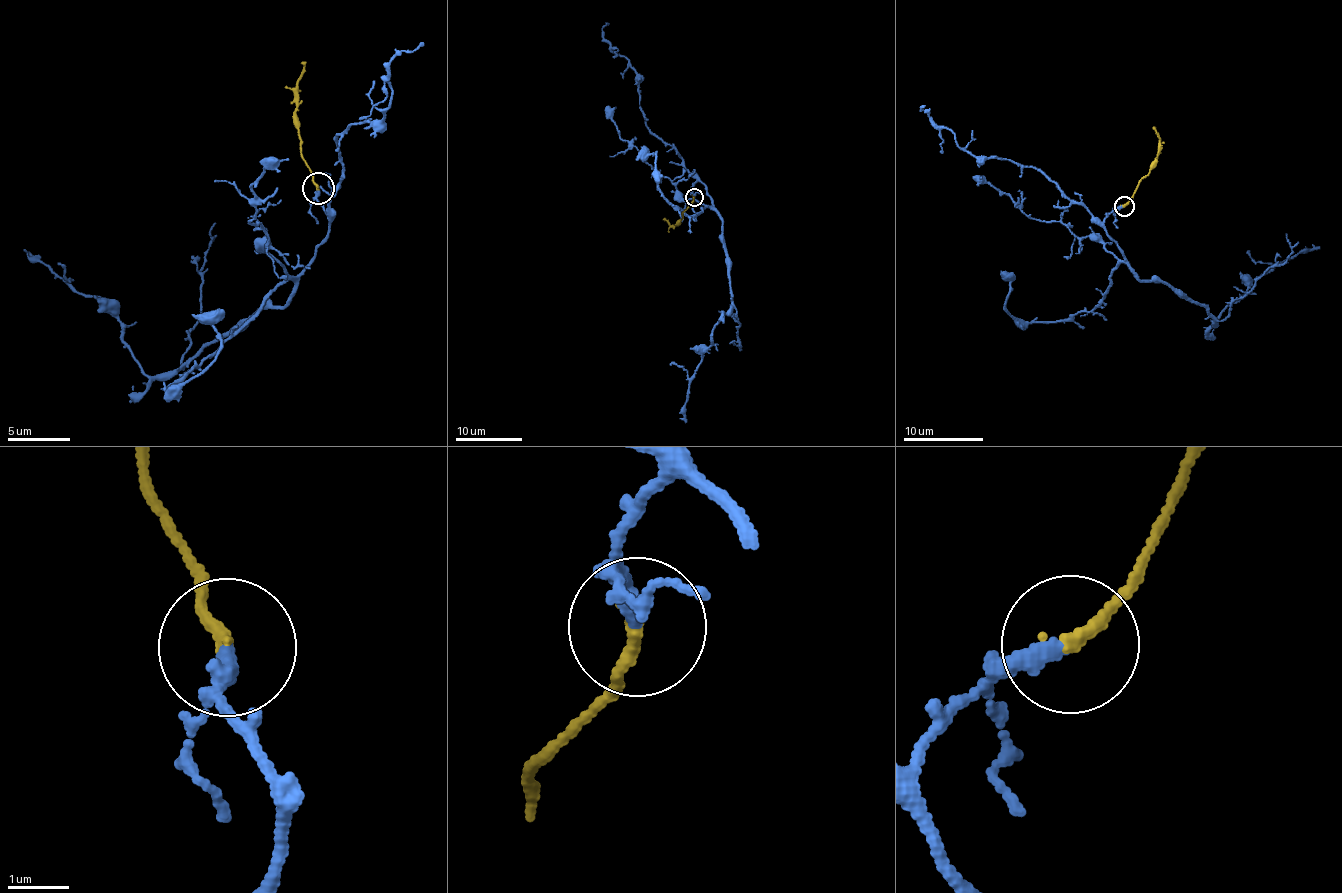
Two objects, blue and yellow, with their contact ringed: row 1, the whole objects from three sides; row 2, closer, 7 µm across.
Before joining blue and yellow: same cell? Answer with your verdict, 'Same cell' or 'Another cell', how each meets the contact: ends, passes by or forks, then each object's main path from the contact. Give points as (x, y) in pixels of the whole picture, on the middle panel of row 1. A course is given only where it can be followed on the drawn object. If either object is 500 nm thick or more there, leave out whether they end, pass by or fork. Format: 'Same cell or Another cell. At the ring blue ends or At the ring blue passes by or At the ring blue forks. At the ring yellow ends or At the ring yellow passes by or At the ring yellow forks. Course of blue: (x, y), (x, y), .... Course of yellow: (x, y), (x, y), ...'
Same cell. At the ring blue ends. At the ring yellow ends. Course of blue: (694, 198), (693, 186), (701, 180), (723, 223), (732, 300), (689, 385), (685, 423). Course of yellow: (694, 198), (676, 225), (667, 223), (664, 217)

